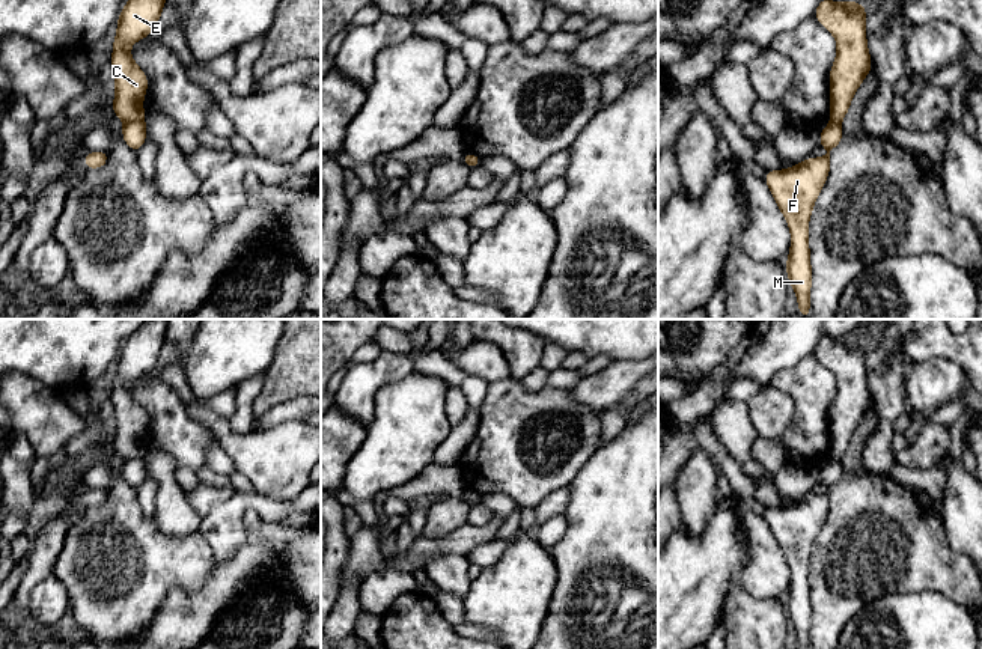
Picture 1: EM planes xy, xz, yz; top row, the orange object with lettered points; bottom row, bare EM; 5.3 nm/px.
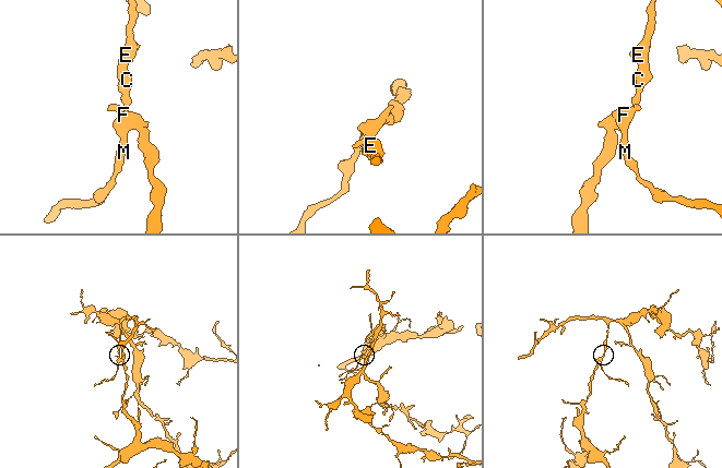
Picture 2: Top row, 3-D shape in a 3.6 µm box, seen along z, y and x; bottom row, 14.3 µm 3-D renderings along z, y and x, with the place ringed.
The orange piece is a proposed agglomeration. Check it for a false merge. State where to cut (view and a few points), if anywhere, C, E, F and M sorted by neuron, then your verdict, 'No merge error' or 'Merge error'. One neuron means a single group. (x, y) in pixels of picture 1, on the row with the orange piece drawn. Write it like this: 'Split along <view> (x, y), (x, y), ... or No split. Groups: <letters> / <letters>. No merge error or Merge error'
Split along xy (143, 119), (125, 122). Groups: C E / F M. Merge error

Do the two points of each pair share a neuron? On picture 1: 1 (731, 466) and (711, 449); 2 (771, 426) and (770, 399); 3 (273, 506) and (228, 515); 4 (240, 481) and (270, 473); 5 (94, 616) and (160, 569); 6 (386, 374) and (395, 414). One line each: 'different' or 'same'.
1: same
2: same
3: same
4: different
5: same
6: different

